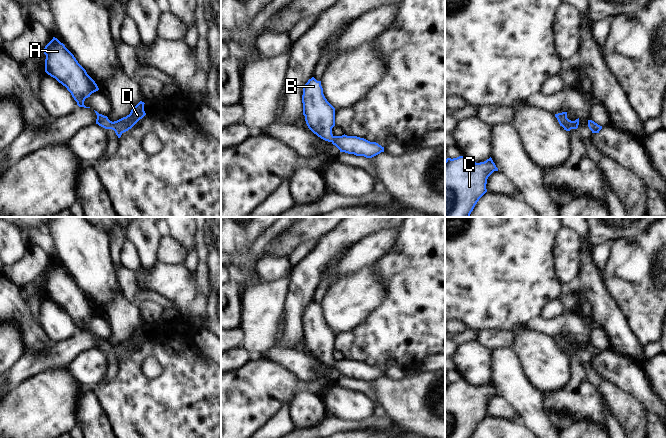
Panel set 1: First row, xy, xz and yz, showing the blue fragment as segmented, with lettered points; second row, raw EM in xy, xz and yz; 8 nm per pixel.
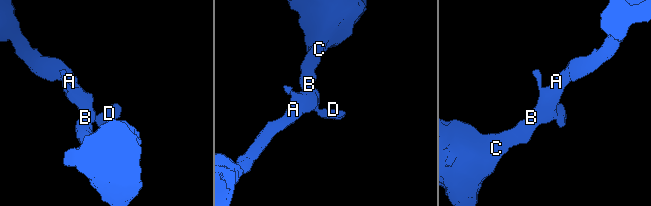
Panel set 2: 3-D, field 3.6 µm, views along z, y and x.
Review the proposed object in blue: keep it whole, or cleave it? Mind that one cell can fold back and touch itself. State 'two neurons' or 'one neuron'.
one neuron

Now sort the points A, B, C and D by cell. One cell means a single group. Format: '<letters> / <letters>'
A B C D

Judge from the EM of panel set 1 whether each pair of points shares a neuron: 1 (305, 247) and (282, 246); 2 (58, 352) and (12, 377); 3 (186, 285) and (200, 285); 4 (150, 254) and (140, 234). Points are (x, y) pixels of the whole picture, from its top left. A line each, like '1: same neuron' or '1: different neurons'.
1: different neurons
2: same neuron
3: different neurons
4: same neuron

